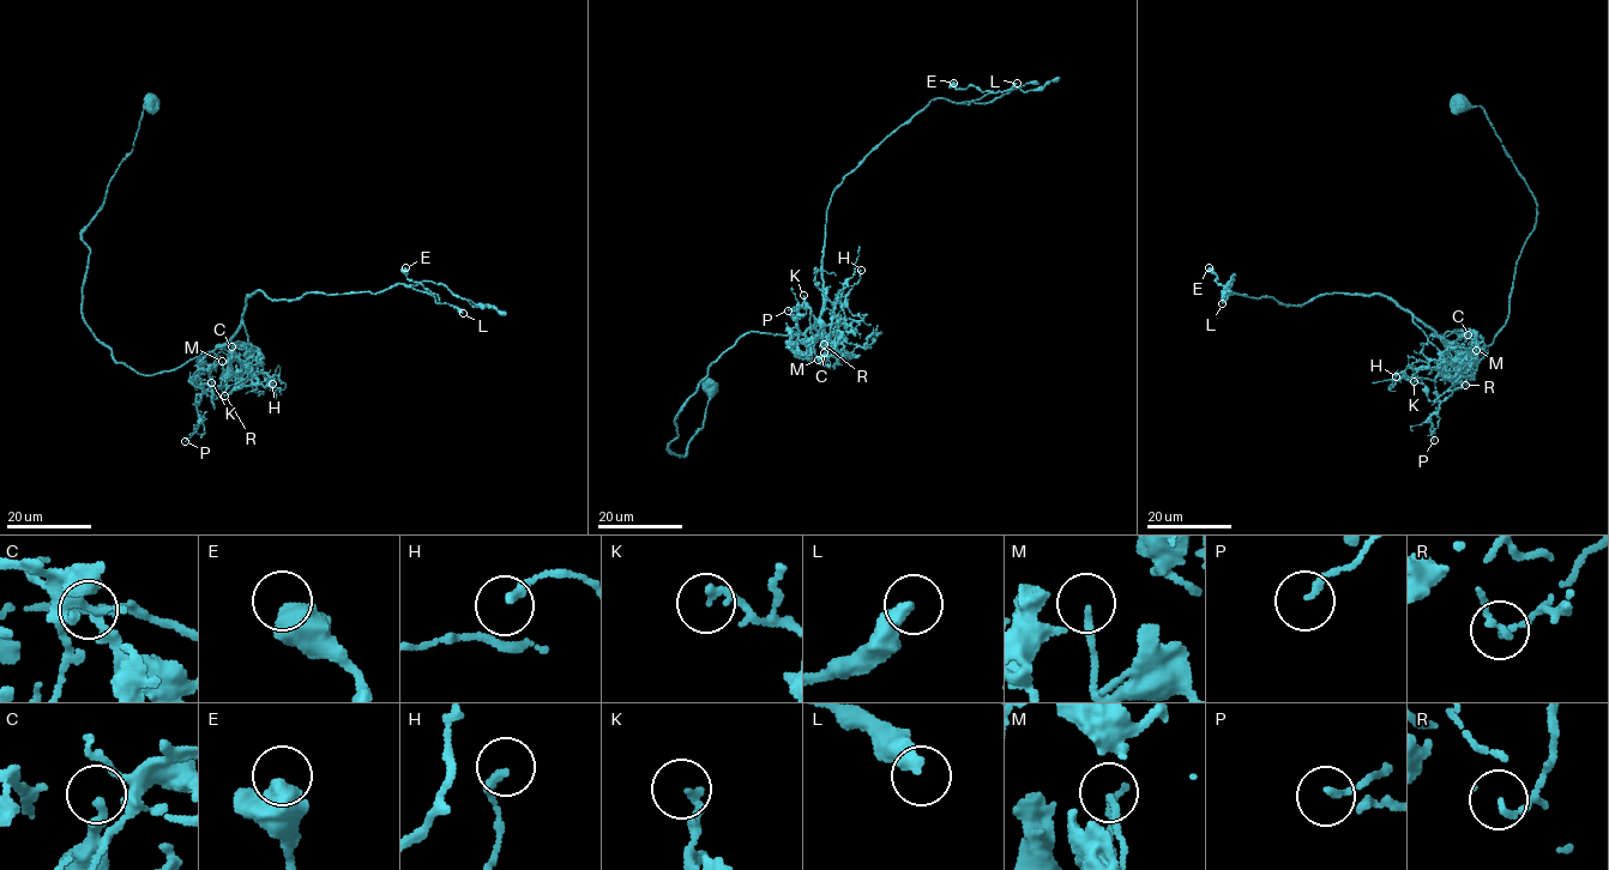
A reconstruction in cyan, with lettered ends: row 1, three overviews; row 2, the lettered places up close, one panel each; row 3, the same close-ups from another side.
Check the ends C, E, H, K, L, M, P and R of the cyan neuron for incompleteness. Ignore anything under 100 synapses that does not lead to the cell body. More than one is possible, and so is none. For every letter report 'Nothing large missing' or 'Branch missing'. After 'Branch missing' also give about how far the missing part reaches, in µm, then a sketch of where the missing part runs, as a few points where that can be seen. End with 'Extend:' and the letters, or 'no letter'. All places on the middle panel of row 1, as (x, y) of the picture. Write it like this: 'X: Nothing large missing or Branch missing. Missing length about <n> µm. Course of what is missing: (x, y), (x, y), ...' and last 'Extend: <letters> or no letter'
C: Nothing large missing
E: Nothing large missing
H: Nothing large missing
K: Nothing large missing
L: Nothing large missing
M: Nothing large missing
P: Nothing large missing
R: Nothing large missing
Extend: no letter

